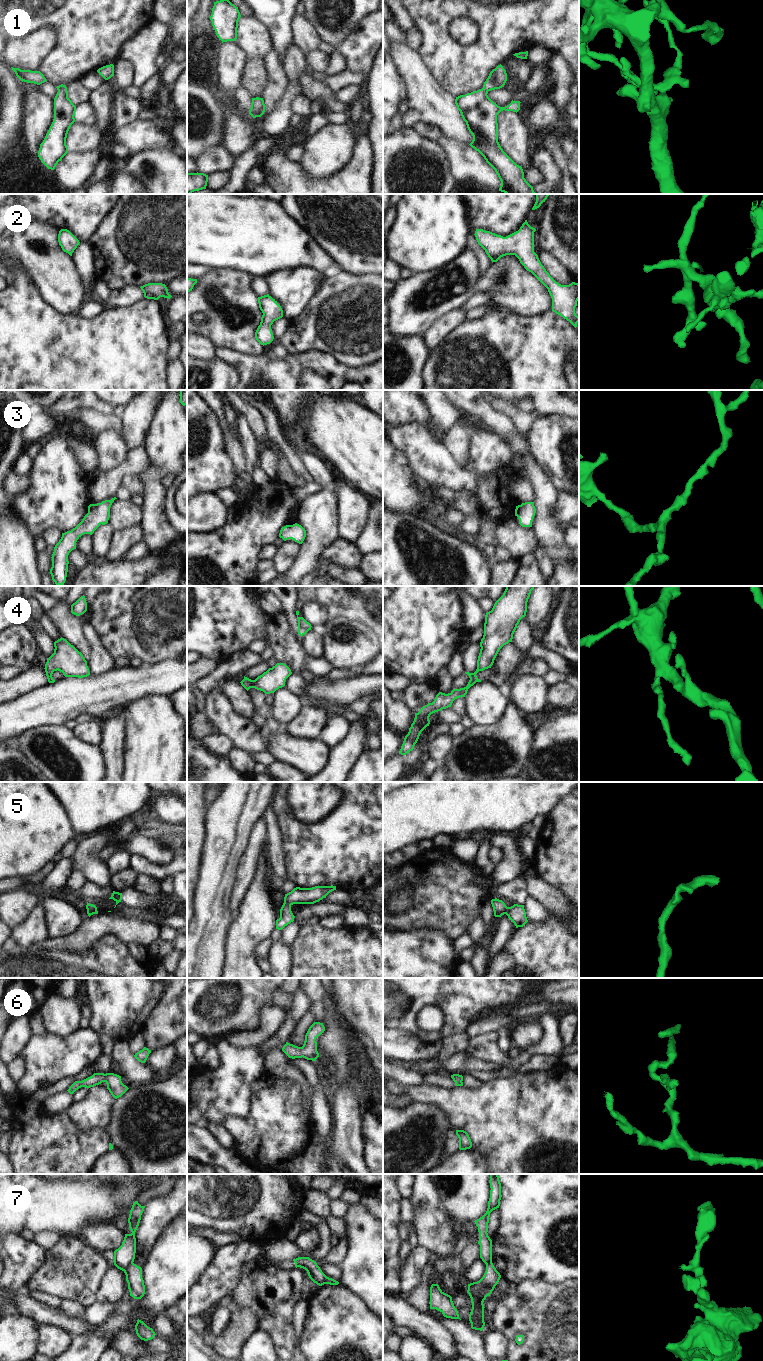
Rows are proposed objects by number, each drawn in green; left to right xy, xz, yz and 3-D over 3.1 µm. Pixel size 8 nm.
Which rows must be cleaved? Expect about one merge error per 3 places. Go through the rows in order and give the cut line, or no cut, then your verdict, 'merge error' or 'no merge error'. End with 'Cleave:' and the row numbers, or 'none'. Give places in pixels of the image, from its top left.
1: cut none; no merge error
2: cut none; no merge error
3: cut none; no merge error
4: cut none; no merge error
5: cut none; no merge error
6: cut none; no merge error
7: cut xy (132, 1262), (124, 1271); merge error
Cleave: 7

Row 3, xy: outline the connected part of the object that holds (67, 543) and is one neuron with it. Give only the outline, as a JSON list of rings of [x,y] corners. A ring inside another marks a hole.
[[[116,497],[111,500],[105,500],[101,503],[90,504],[88,513],[82,521],[71,531],[62,533],[62,537],[54,547],[52,554],[52,567],[50,574],[56,585],[63,586],[68,572],[68,555],[76,549],[77,540],[84,534],[92,535],[94,531],[102,524],[108,523],[110,518],[110,507]]]

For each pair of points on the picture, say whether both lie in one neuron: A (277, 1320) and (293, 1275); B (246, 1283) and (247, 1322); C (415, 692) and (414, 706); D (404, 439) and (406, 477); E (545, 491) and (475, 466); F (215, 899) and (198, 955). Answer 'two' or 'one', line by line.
A: one
B: two
C: one
D: two
E: two
F: one

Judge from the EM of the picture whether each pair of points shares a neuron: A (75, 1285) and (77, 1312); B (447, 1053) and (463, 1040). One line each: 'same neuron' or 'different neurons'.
A: different neurons
B: same neuron

